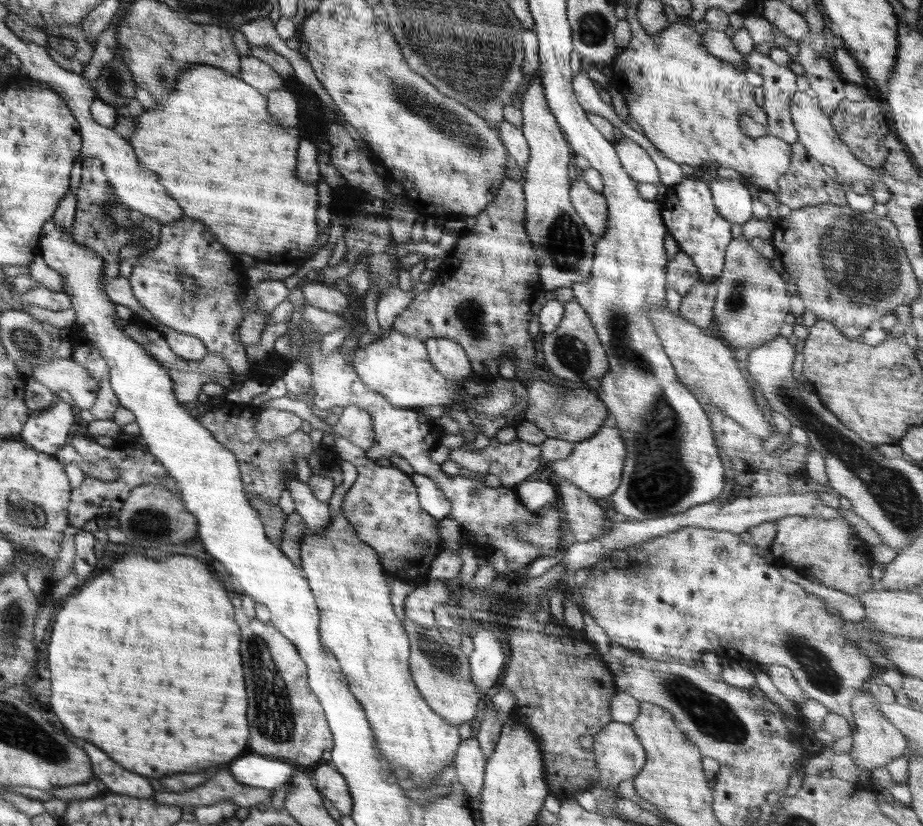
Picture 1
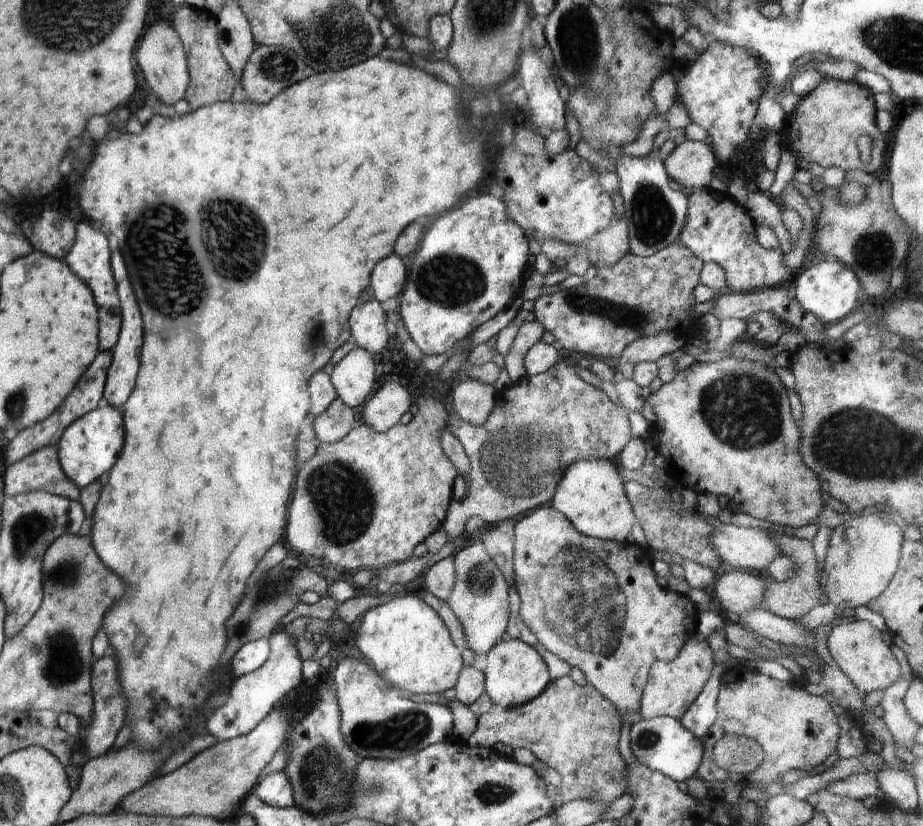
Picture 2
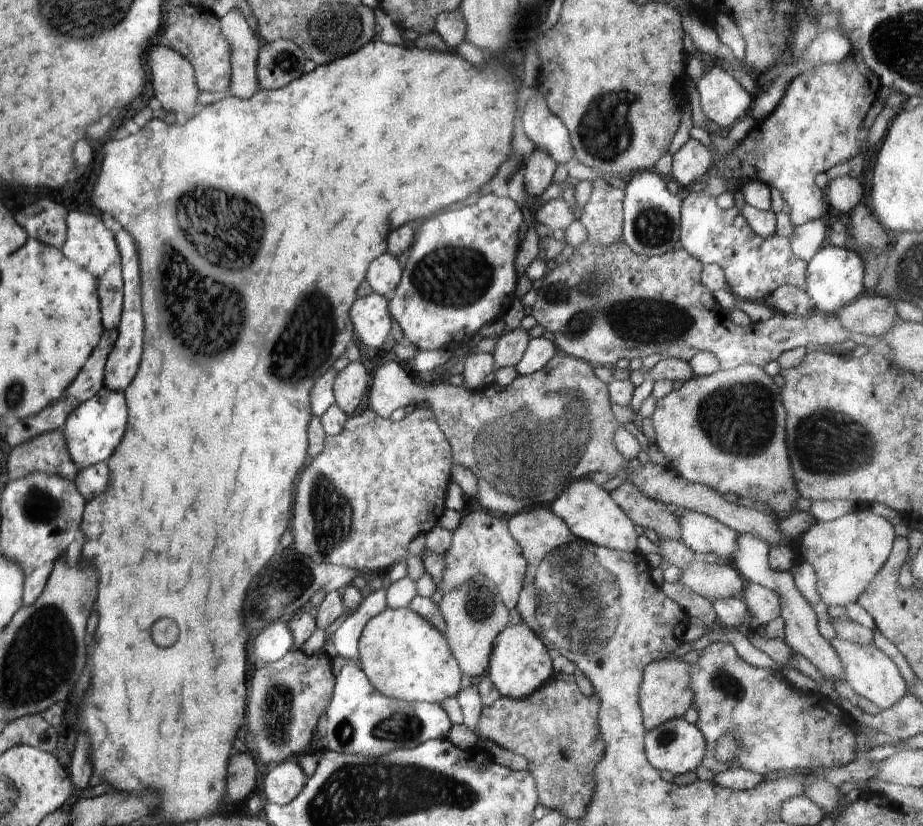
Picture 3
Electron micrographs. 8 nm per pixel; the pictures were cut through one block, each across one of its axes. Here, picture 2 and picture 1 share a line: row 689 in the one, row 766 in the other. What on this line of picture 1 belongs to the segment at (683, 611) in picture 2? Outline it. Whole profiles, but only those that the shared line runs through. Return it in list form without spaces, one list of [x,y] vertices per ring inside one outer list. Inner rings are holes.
[[[614,721],[606,724],[593,737],[593,745],[590,749],[596,756],[596,770],[600,774],[596,785],[600,786],[600,788],[612,788],[612,791],[617,791],[620,782],[624,782],[628,778],[636,778],[646,762],[644,747],[631,728],[631,724]]]

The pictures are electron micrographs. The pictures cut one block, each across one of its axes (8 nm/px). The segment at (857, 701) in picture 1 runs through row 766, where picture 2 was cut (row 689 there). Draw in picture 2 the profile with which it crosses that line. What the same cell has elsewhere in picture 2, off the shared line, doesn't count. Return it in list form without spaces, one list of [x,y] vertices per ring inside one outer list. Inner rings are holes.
[[[840,619],[829,632],[827,647],[846,678],[850,678],[852,684],[866,694],[883,692],[901,677],[898,660],[890,651],[890,646],[884,643],[881,632],[869,621]]]

